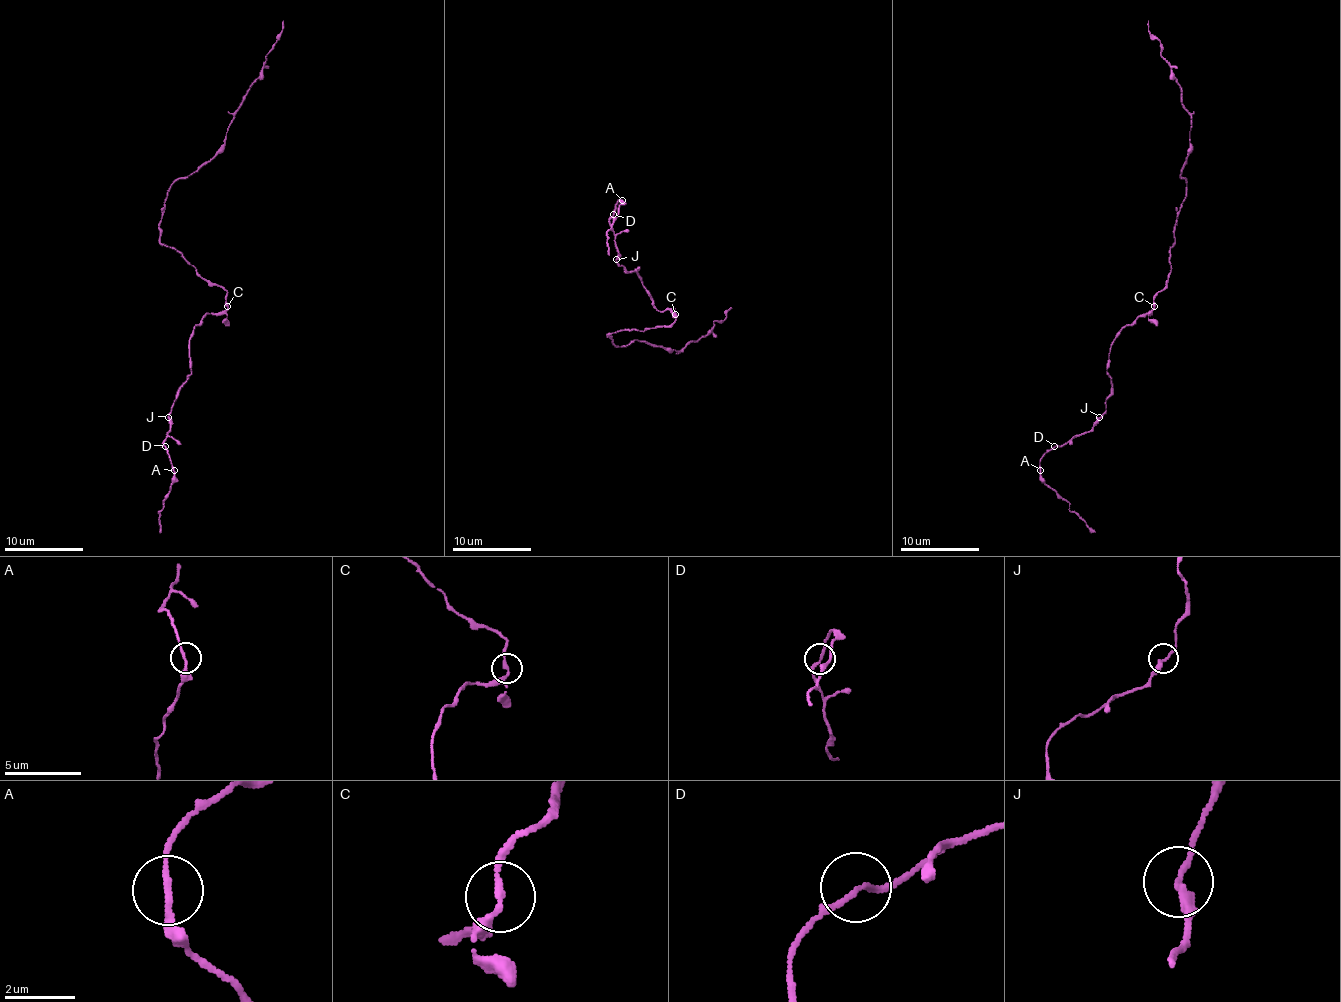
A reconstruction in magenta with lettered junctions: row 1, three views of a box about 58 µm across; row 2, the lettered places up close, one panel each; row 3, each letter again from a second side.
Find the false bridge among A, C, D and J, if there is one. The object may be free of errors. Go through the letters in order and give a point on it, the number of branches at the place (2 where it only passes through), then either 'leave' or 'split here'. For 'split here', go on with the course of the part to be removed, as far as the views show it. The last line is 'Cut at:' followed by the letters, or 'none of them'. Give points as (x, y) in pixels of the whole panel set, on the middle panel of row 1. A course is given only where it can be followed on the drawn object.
A: (622, 200) | 2 | leave
C: (675, 314) | 2 | leave
D: (613, 214) | 2 | leave
J: (616, 259) | 2 | leave
Cut at: none of them

